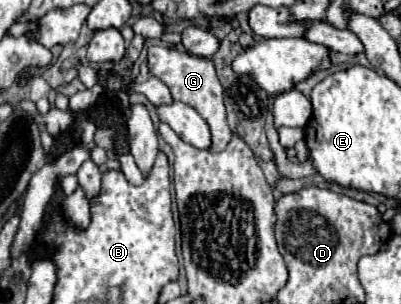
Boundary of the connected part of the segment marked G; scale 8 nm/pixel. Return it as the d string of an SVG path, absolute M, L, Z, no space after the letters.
M153 45L149 47L149 55L147 55L147 65L149 71L161 79L169 89L175 101L187 103L191 107L195 107L195 111L209 123L209 127L213 129L213 145L209 151L223 151L227 147L227 143L231 141L233 133L227 127L227 119L225 119L225 103L223 103L223 85L217 79L215 73L215 63L211 59L205 57L197 57L191 55L187 51L177 51L177 49L169 49L169 47L161 47L161 45Z

